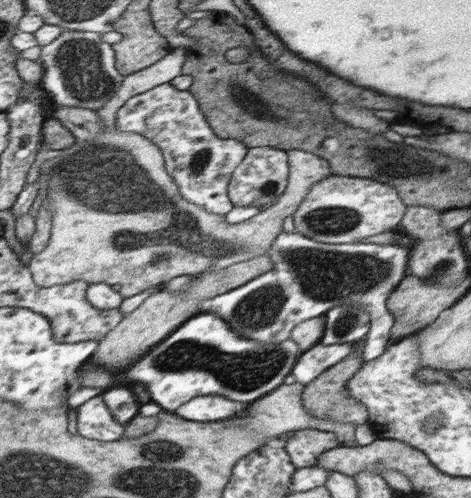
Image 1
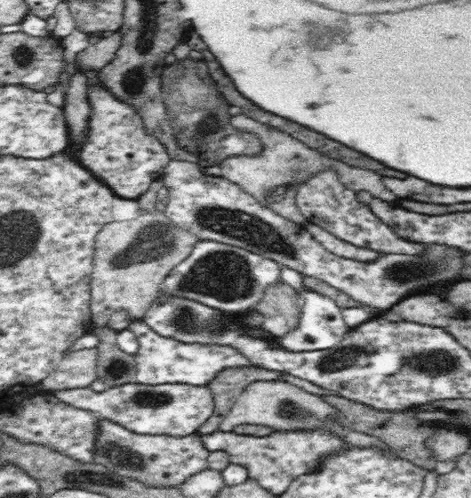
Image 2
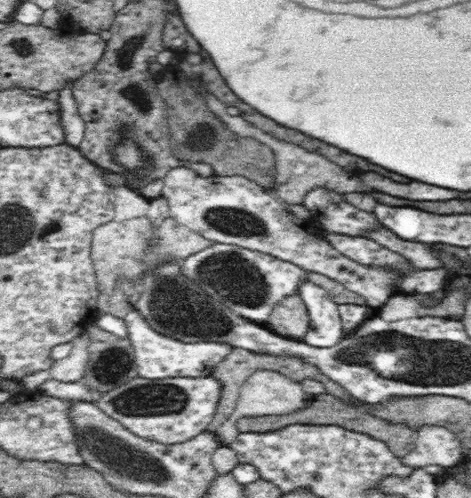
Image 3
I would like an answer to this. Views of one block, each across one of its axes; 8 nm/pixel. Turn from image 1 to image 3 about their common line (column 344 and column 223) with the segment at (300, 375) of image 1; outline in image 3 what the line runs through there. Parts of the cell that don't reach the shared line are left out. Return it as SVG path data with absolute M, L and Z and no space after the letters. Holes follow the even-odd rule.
M134 310L128 312L126 318L126 328L128 328L128 340L134 346L136 354L136 366L138 366L138 376L146 380L166 380L166 378L202 378L202 376L212 376L214 368L232 352L230 344L222 342L182 342L170 336L164 336L156 332L144 316Z

